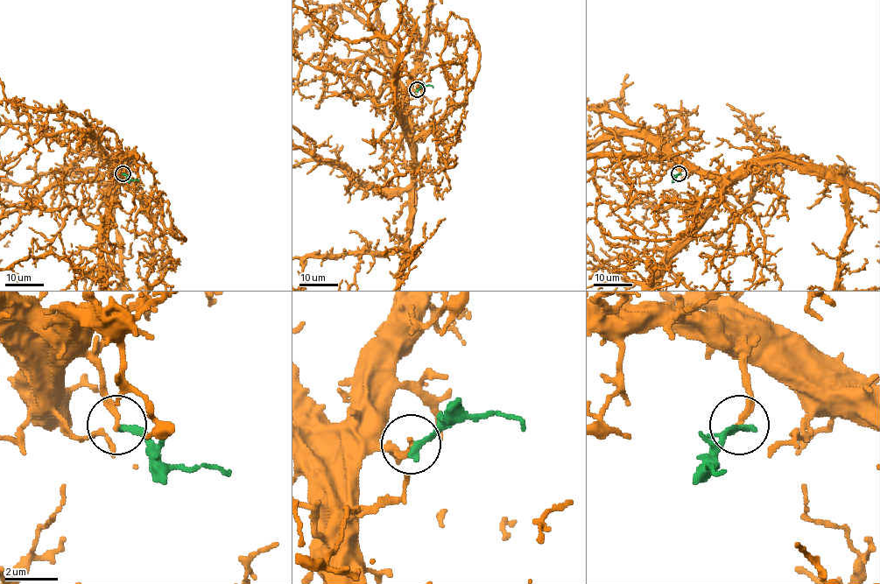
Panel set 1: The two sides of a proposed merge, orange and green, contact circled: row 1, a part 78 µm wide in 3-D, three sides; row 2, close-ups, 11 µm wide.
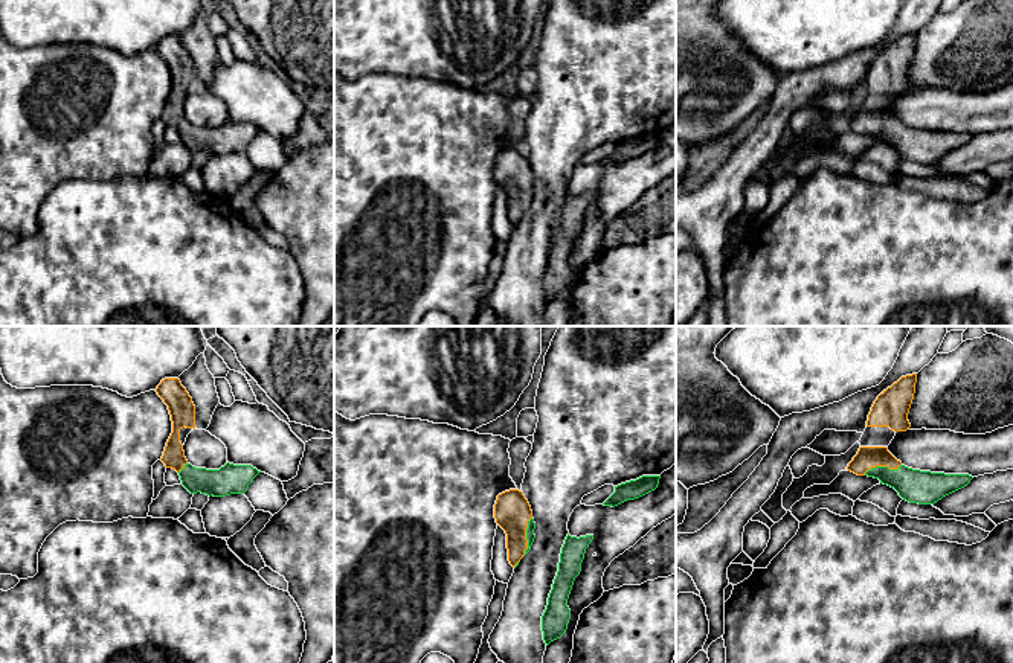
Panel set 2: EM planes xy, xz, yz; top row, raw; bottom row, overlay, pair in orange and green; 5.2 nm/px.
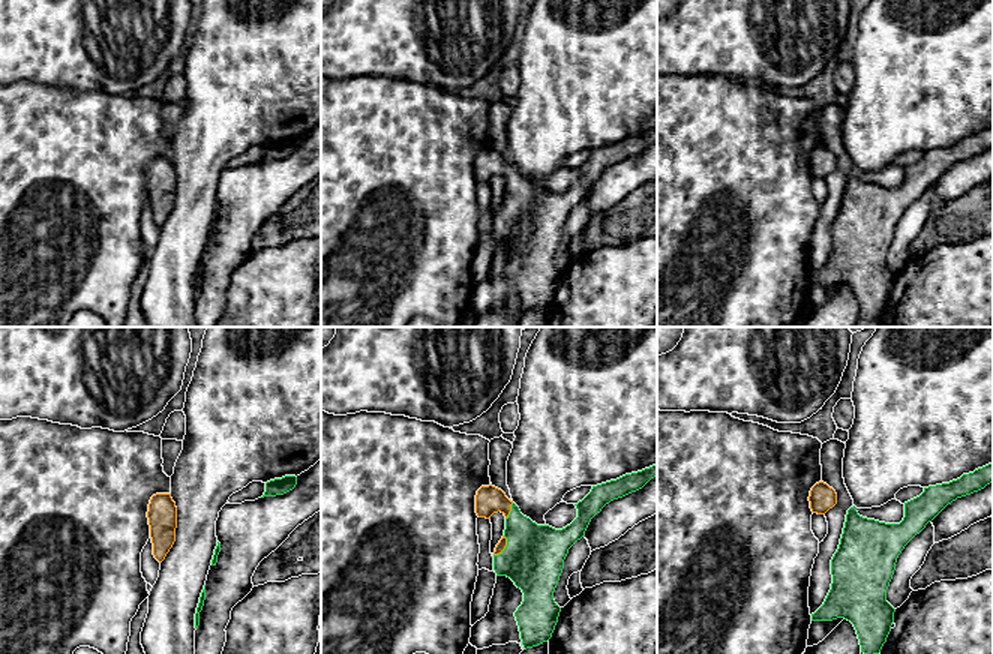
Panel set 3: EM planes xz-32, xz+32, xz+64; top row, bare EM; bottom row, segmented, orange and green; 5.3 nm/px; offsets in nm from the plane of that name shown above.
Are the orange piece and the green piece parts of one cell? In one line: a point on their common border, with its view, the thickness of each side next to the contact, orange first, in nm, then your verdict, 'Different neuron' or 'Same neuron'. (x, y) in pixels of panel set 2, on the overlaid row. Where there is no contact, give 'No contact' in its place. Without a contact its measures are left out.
Touches orange at yz (882, 465). Thickness 120 nm (orange) against 180 nm. Same neuron

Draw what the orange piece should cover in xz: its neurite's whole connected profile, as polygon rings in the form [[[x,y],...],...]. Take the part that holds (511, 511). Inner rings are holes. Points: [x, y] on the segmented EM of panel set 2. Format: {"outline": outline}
{"outline": [[[510,489],[499,494],[494,504],[494,518],[506,533],[508,561],[516,569],[531,550],[535,538],[532,511],[523,492]]]}

